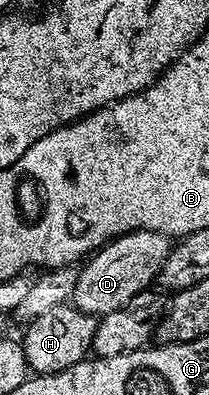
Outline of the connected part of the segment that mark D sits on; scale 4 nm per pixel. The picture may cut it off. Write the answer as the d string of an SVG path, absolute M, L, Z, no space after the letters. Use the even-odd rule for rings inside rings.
M134 230L106 243L79 269L72 297L73 309L82 314L101 316L129 306L137 299L140 291L147 289L157 279L171 247L171 239L151 230Z

